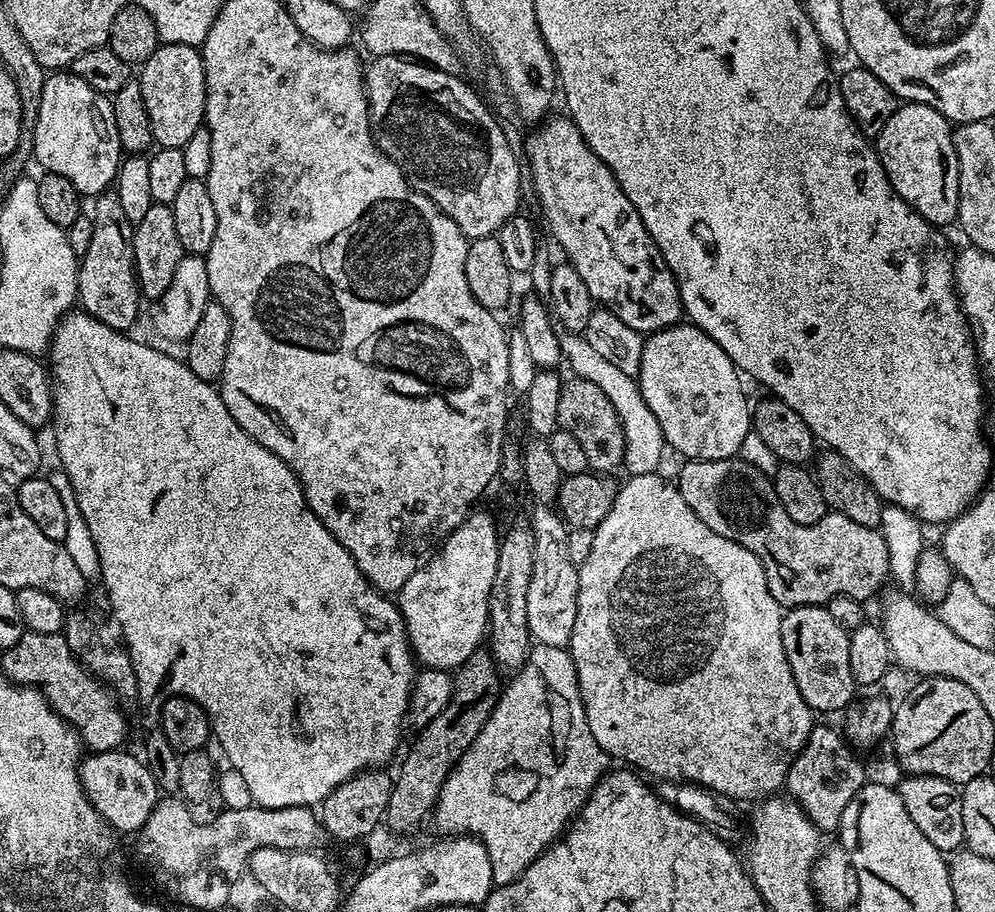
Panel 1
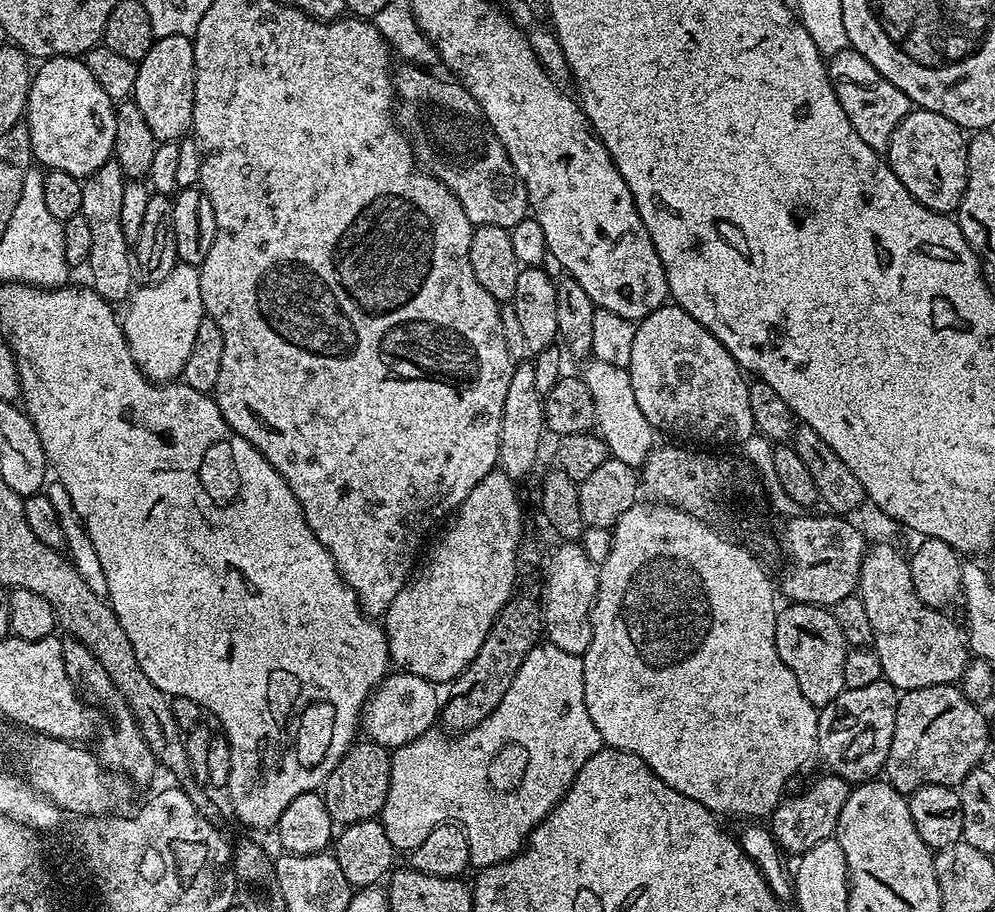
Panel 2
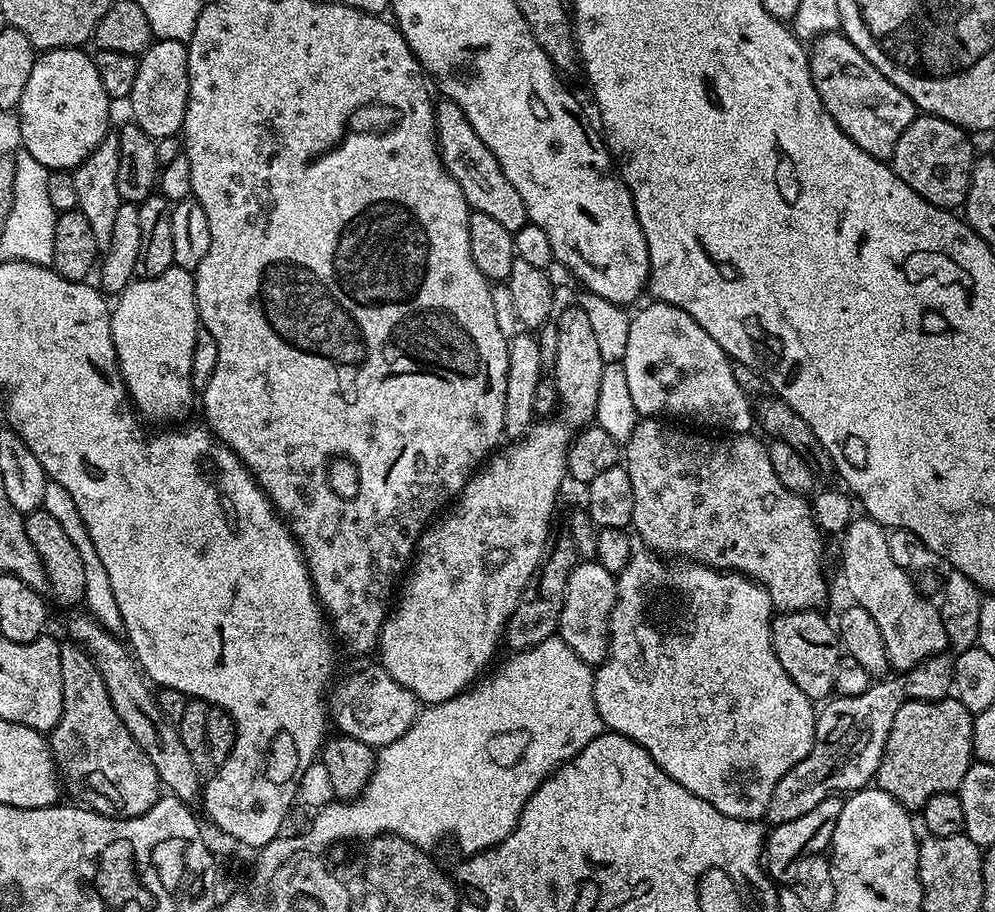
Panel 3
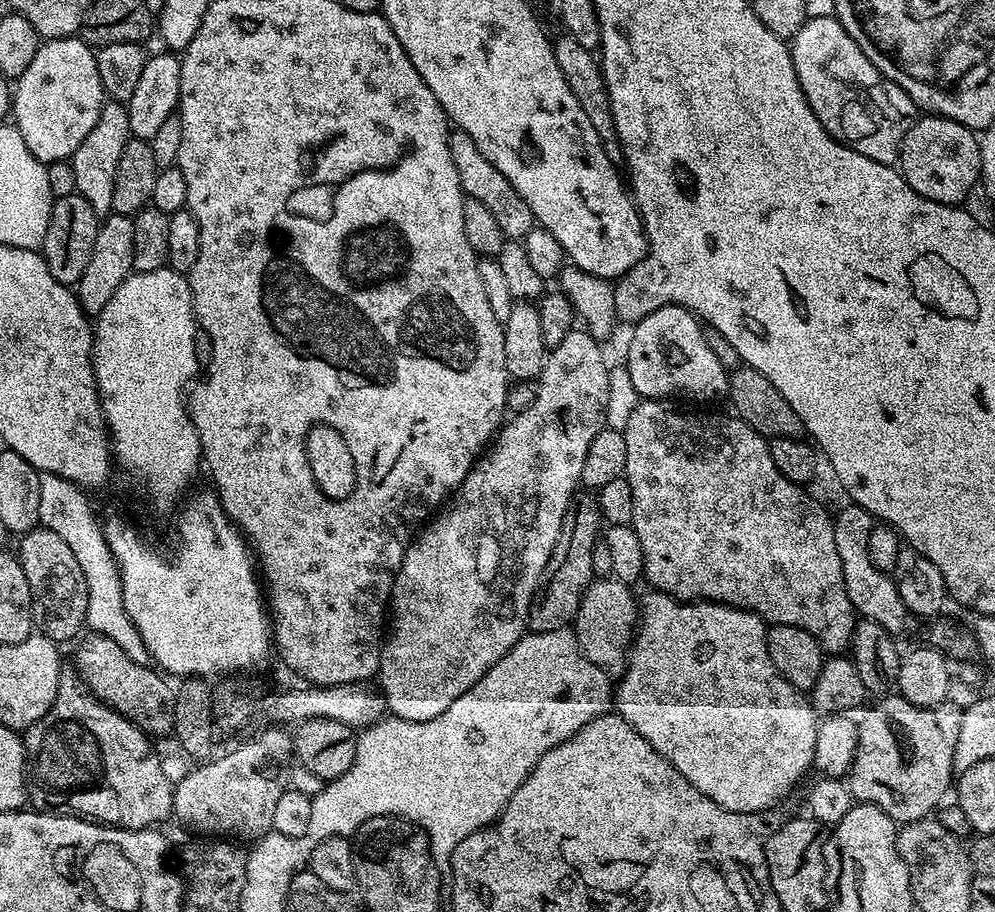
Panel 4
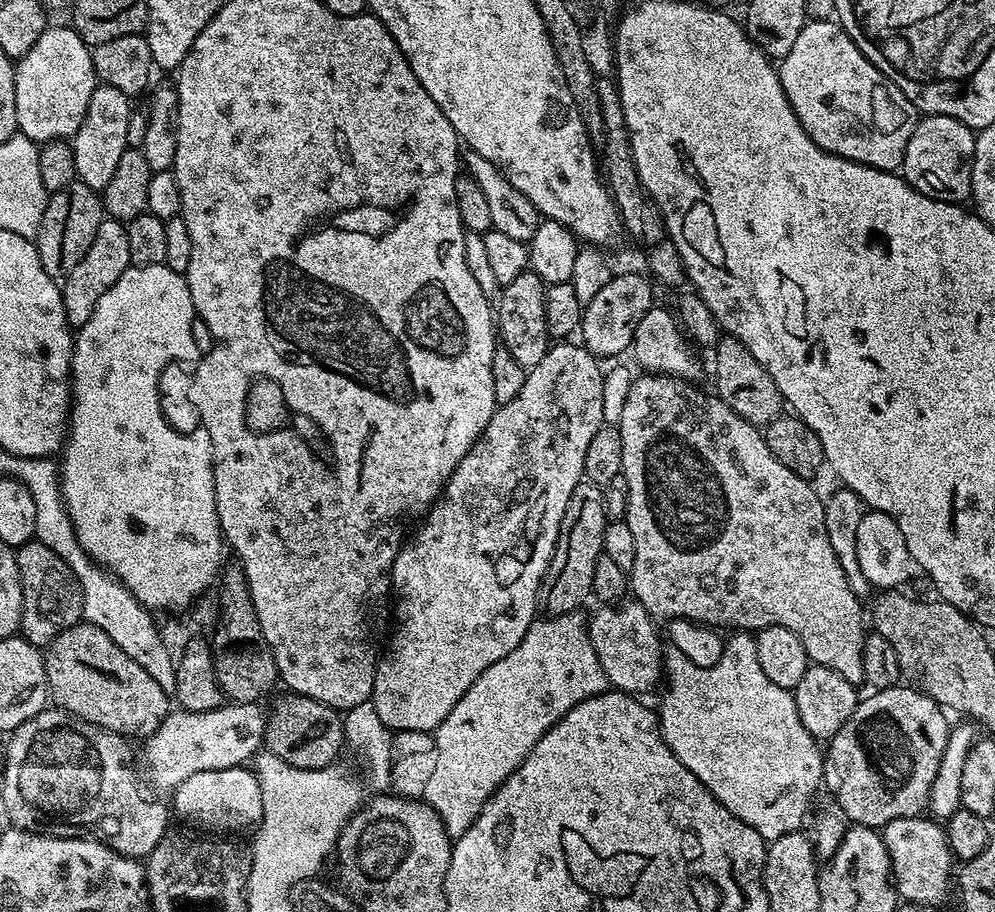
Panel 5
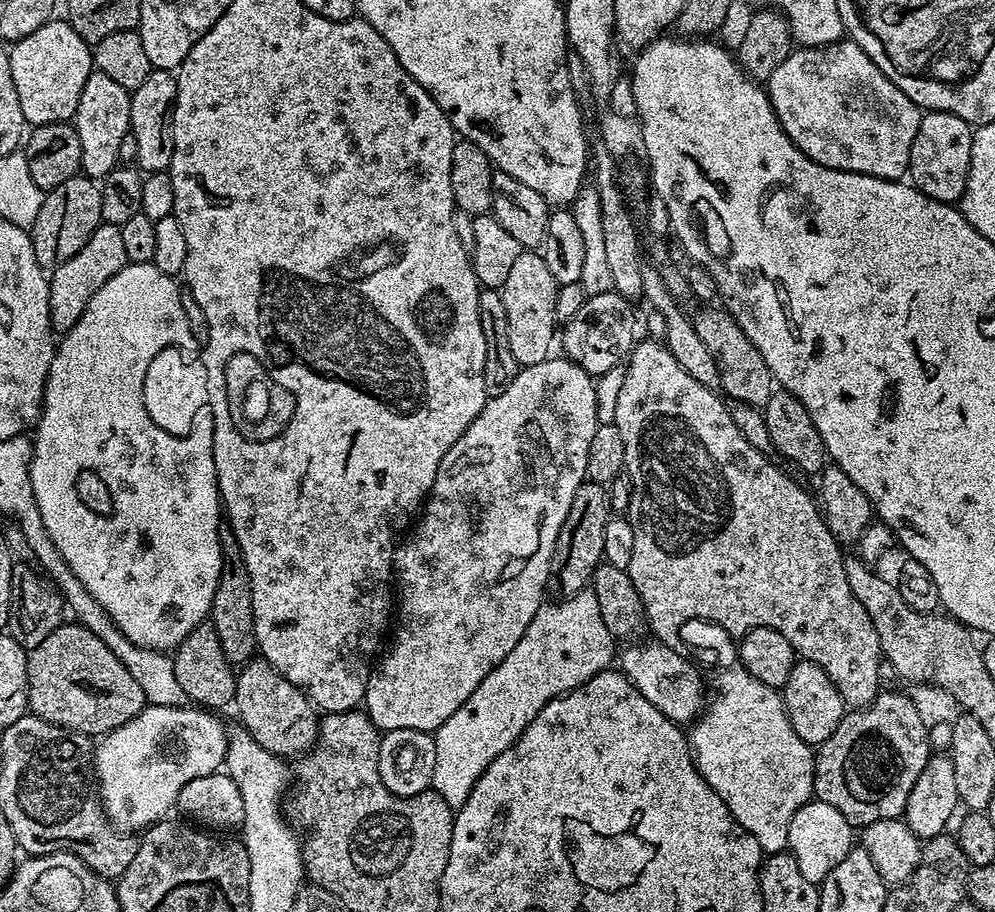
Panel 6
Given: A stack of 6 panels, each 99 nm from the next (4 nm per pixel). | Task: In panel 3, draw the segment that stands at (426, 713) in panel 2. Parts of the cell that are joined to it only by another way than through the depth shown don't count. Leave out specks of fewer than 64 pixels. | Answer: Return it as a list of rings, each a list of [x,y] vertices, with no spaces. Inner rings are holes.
[[[372,662],[369,668],[360,668],[357,672],[350,673],[348,680],[342,681],[340,685],[338,684],[330,692],[331,723],[335,727],[337,724],[340,727],[337,729],[343,735],[358,738],[358,742],[366,742],[373,750],[384,748],[390,742],[402,738],[402,734],[406,734],[406,730],[410,730],[410,726],[415,722],[416,716],[422,707],[415,694],[410,690],[406,690],[406,686],[394,682],[394,678],[390,678],[388,671],[376,662]]]

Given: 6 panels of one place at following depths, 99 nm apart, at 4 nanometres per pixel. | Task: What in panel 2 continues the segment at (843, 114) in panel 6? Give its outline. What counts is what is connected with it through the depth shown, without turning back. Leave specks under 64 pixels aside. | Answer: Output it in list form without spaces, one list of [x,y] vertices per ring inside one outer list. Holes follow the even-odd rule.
[[[845,50],[827,61],[828,77],[834,86],[834,94],[838,94],[838,102],[842,102],[842,110],[846,110],[846,118],[850,118],[850,126],[858,130],[858,138],[866,142],[874,151],[887,153],[888,143],[902,118],[910,110],[910,101],[898,86],[894,86],[862,54]]]

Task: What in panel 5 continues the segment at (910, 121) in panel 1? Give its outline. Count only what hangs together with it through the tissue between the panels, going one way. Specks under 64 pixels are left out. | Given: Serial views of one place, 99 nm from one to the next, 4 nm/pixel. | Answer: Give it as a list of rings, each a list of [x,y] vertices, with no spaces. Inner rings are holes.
[[[925,115],[917,119],[914,134],[906,142],[902,175],[908,185],[935,200],[960,204],[972,194],[972,159],[976,132],[949,116]]]

